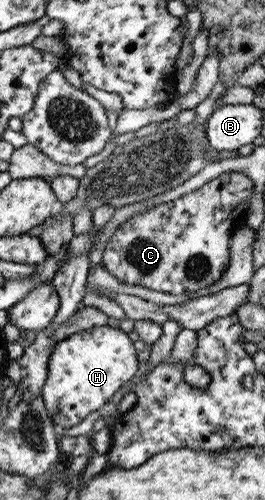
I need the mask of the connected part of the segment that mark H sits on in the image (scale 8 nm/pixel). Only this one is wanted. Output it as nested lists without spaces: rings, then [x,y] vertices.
[[[107,325],[79,331],[54,345],[47,359],[46,377],[40,390],[44,409],[55,429],[54,433],[60,437],[66,429],[80,423],[88,413],[102,408],[120,386],[135,375],[136,364],[136,352],[127,334],[122,333],[119,328]]]

